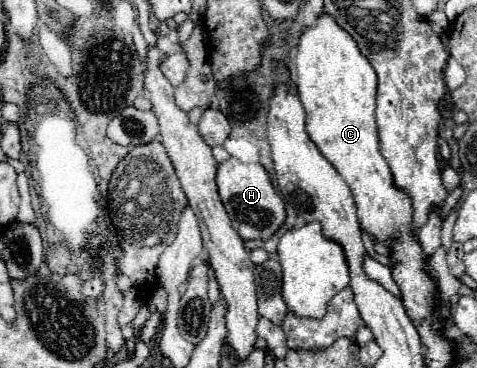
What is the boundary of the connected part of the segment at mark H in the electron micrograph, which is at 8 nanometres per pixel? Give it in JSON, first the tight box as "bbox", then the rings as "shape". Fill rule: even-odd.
{"bbox":[216,157,286,239],"shape":[[[234,157],[218,165],[216,173],[222,205],[232,219],[232,227],[242,239],[270,239],[286,219],[284,201],[274,191],[266,169],[260,163],[242,163]]]}

